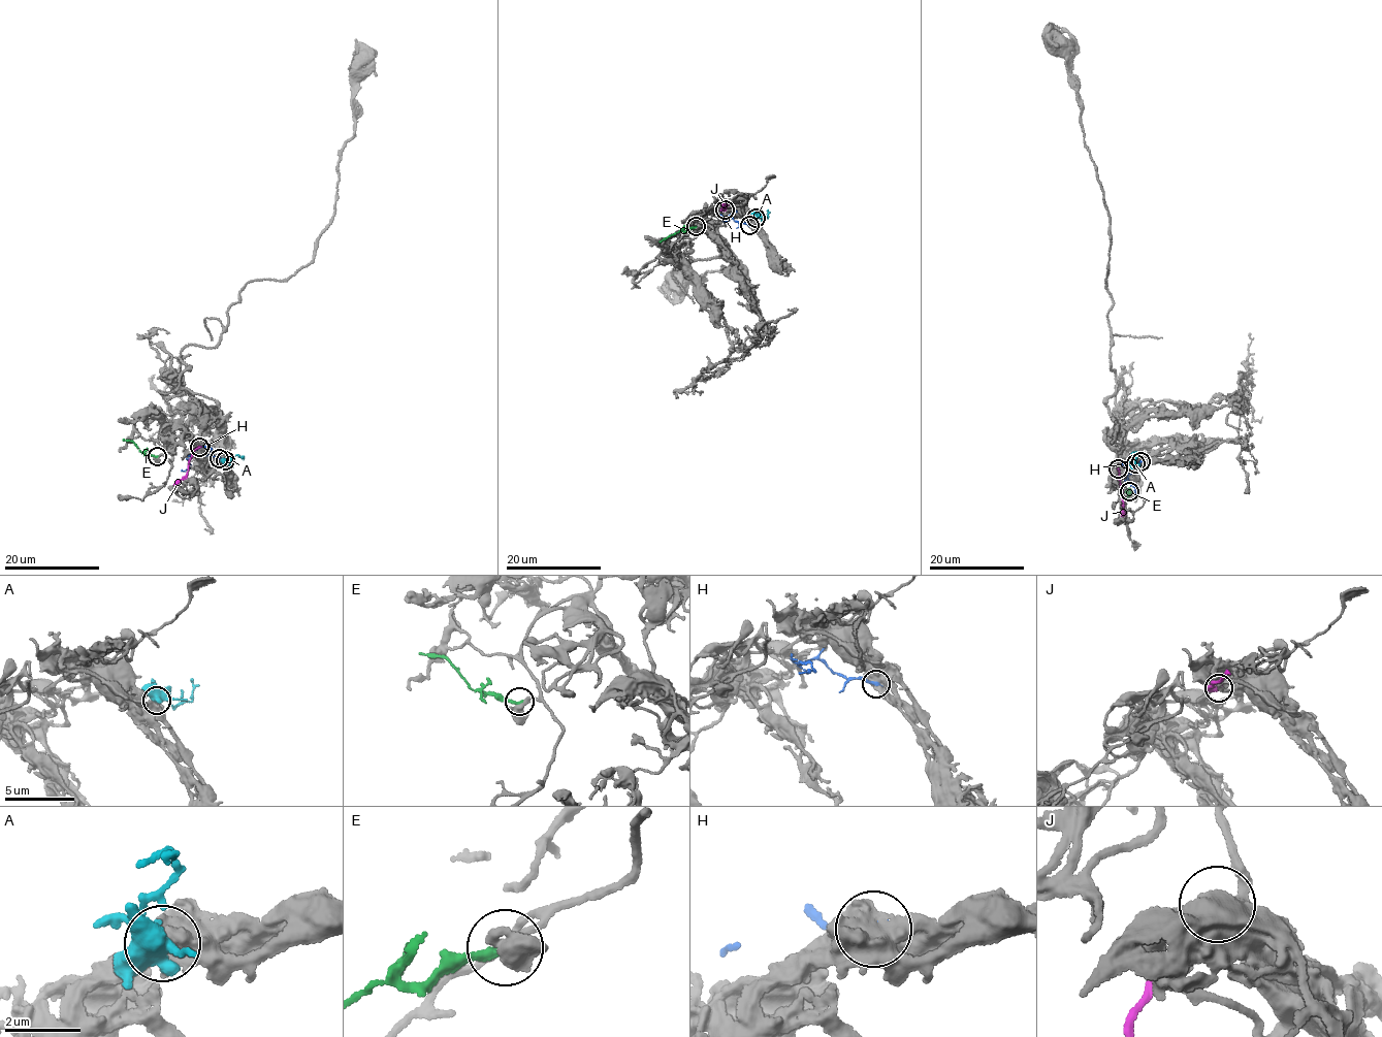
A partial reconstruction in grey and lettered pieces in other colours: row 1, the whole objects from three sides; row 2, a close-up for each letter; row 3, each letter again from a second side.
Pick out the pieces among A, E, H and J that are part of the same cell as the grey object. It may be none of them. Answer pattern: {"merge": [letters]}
{"merge": ["J"]}

